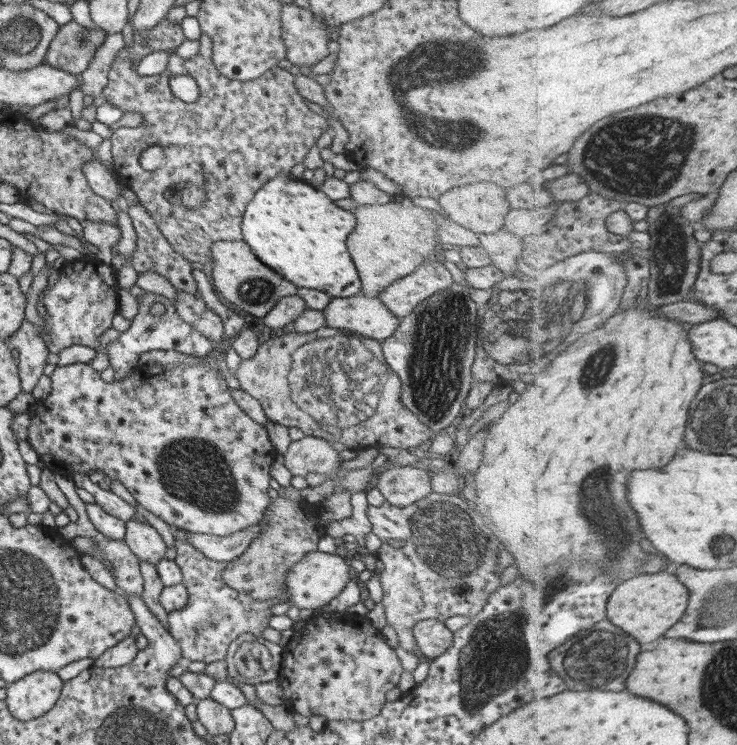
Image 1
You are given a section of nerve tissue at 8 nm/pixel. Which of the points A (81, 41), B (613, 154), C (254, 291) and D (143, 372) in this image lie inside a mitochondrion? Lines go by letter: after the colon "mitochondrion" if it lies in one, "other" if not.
A: mitochondrion
B: mitochondrion
C: mitochondrion
D: other

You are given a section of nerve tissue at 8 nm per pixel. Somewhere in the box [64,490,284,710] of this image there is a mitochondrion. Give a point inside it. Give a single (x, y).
(208, 621)

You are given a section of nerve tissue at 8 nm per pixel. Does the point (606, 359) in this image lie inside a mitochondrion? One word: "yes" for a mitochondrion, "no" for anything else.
yes

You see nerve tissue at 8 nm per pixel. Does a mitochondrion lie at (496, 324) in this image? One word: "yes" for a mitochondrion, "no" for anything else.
yes

